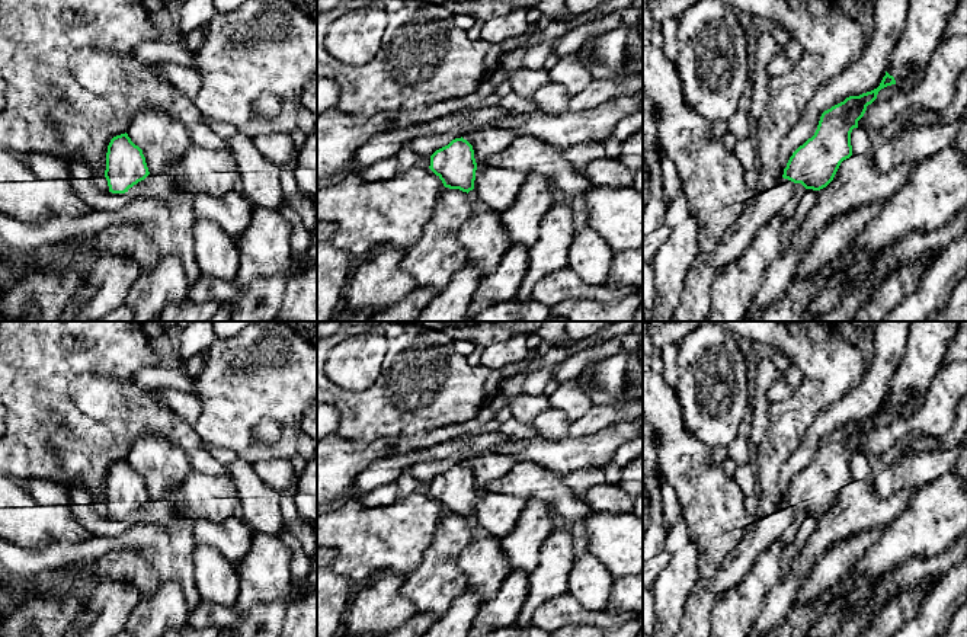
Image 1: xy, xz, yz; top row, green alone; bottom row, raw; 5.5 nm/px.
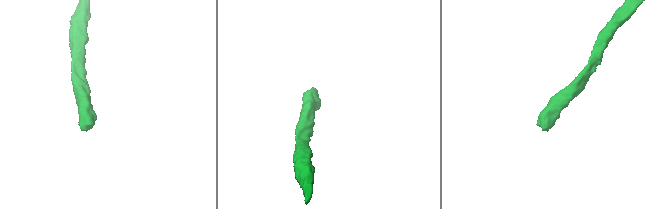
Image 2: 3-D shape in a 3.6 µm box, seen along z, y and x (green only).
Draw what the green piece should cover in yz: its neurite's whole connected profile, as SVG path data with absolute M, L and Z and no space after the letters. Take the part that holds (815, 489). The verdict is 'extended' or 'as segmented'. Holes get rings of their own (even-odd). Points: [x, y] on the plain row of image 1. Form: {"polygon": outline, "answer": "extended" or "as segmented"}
{"polygon": "M886 397L877 414L849 422L822 439L814 461L793 478L782 505L775 512L753 519L718 572L711 579L699 579L686 602L685 618L676 637L710 637L713 608L720 596L739 585L755 558L779 540L794 521L797 509L820 516L833 506L840 489L852 481L852 455L858 454L858 446L878 417L891 410L896 410L896 406Z", "answer": "extended"}

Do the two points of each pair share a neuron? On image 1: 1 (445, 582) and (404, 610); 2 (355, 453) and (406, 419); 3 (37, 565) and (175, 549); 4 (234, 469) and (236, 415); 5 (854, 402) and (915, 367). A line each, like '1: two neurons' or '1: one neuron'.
1: two neurons
2: two neurons
3: one neuron
4: two neurons
5: two neurons

